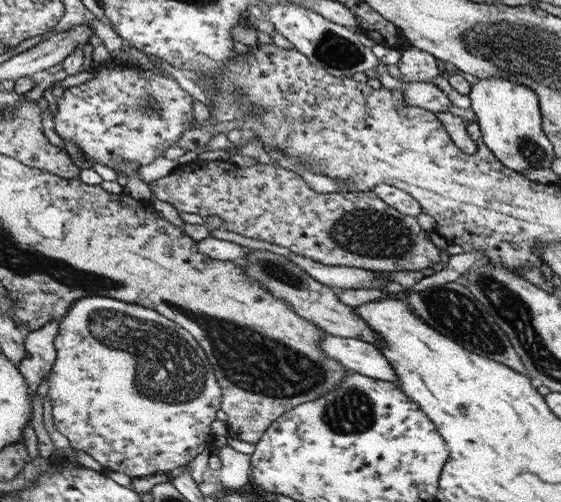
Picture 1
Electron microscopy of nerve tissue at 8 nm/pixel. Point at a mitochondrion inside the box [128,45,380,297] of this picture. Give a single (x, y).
(274, 269)

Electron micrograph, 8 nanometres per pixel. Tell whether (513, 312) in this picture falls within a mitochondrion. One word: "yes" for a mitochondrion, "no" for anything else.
yes

